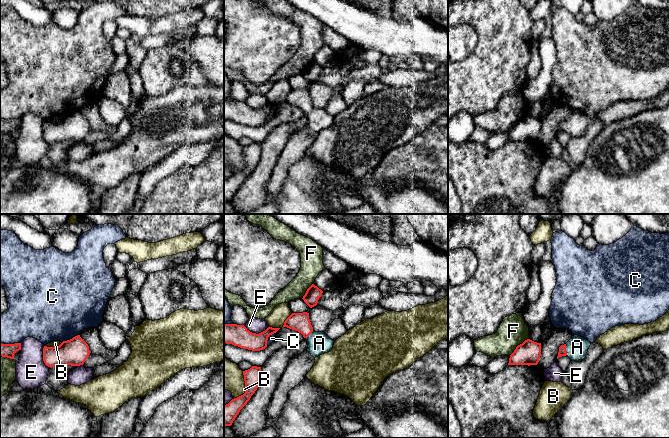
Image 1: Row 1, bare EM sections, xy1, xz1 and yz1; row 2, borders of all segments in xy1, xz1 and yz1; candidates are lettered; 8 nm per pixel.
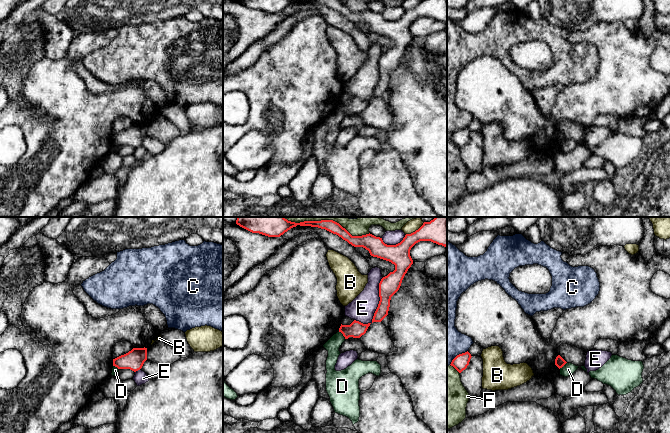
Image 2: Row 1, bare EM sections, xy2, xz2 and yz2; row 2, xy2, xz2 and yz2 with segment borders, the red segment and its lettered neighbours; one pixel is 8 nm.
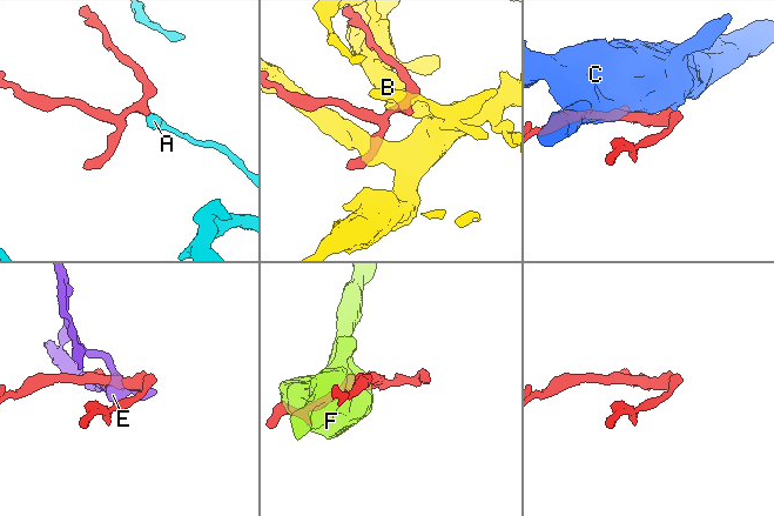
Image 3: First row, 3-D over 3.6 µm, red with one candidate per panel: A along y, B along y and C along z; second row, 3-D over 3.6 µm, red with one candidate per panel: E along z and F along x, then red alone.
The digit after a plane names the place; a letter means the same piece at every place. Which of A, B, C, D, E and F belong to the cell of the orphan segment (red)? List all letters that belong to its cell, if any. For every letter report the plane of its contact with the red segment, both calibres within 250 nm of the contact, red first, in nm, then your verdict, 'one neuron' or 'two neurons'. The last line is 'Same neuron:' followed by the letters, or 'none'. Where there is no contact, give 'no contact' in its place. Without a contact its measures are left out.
A: meets red in yz1; 60 nm thick on the red side, 180 nm on the other; one neuron
B: meets red in xz1; 140 nm thick on the red side, 240 nm on the other; two neurons
C: meets red in xy1; 220 nm thick on the red side, 480 nm on the other; two neurons
D: meets red in xz2; 140 nm thick on the red side, 110 nm on the other; two neurons
E: meets red in xz2; 160 nm thick on the red side, 200 nm on the other; two neurons
F: meets red in xz2; 90 nm thick on the red side, 140 nm on the other; two neurons
Same neuron: A

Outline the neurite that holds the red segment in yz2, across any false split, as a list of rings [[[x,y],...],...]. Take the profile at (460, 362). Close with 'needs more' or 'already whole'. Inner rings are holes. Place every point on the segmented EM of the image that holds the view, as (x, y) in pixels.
[[[467,351],[465,353],[457,355],[451,362],[451,366],[453,366],[459,373],[467,368],[469,365],[471,354]]] | already whole

